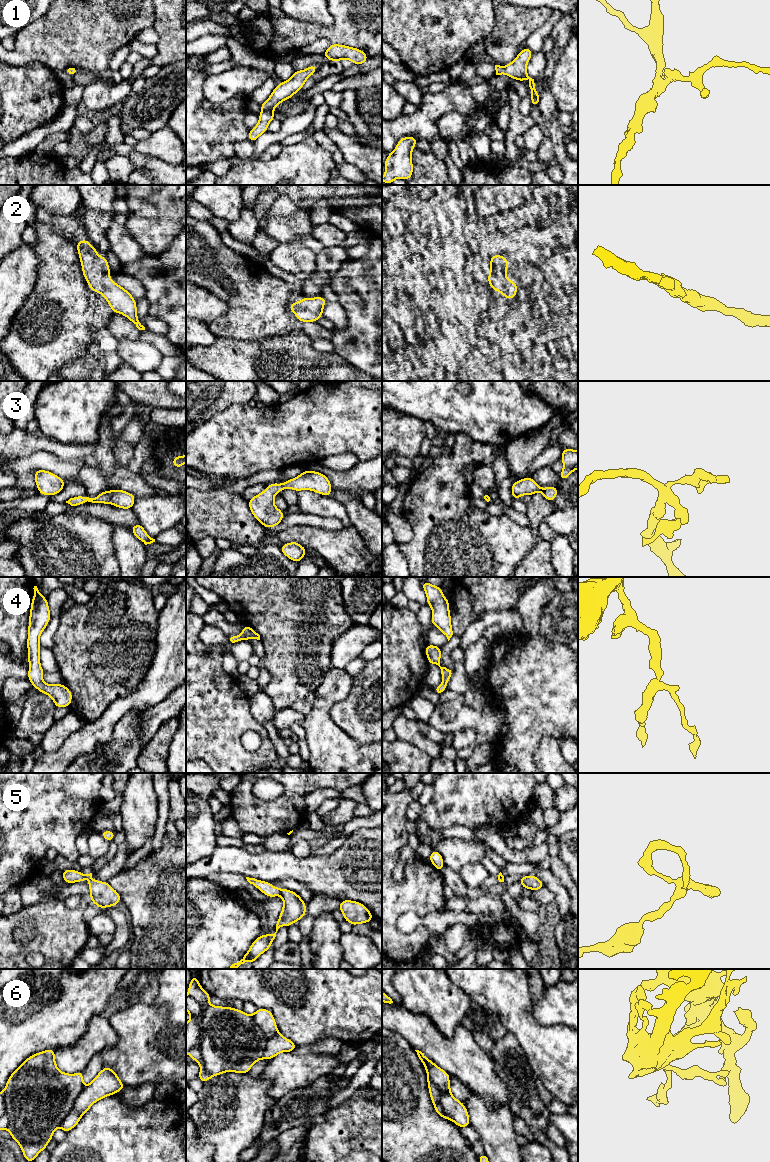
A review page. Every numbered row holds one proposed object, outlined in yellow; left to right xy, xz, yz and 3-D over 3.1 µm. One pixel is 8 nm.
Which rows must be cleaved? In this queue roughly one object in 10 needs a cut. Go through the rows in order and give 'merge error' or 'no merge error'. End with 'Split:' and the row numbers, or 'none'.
1: no merge error
2: no merge error
3: no merge error
4: no merge error
5: merge error
6: no merge error
Split: 5

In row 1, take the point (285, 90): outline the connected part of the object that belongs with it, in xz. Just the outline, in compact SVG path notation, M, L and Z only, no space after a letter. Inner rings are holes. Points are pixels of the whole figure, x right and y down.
M310 65L308 68L295 71L292 77L278 84L272 91L269 98L260 104L261 113L259 114L258 124L249 130L248 140L255 142L258 137L268 131L269 123L275 119L275 107L287 99L291 99L295 93L298 93L304 86L305 81L311 77L318 69L316 65Z

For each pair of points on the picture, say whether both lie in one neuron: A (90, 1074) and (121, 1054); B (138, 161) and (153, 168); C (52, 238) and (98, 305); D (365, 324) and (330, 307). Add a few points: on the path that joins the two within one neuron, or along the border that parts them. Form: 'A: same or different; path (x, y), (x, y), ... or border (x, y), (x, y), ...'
A: different; border (100, 1053), (103, 1059), (103, 1067)
B: same; path (142, 162), (149, 164)
C: same; path (57, 255), (59, 269), (81, 291)
D: different; border (337, 302), (346, 316), (346, 326), (343, 329)

